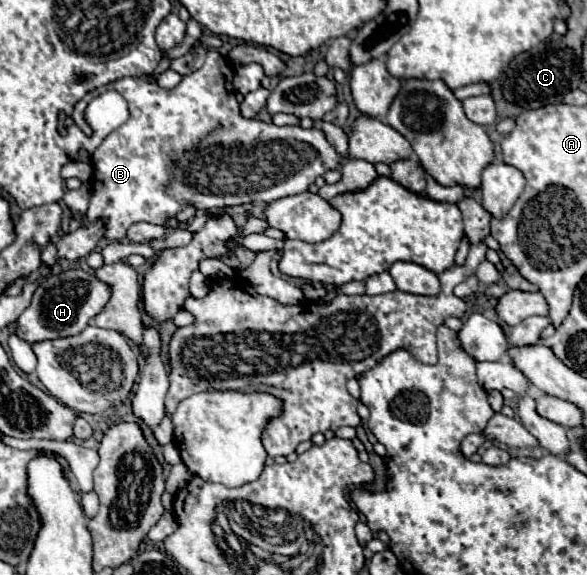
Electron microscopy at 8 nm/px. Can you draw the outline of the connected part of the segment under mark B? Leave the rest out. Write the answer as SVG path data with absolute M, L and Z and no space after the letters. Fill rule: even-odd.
M209 50L205 64L199 70L183 76L183 80L171 90L165 90L155 82L147 82L145 78L121 78L85 94L83 100L77 102L73 120L87 136L91 136L93 130L85 122L83 112L97 94L115 88L129 104L129 120L121 128L113 130L91 156L95 180L87 222L97 222L99 218L107 220L107 240L123 240L129 226L135 222L165 224L189 204L193 204L197 210L253 202L269 204L279 198L305 192L317 176L339 168L339 154L327 142L321 130L275 126L273 122L241 116L232 84L234 73L225 56ZM241 120L243 124L251 124L249 128L255 128L255 134L245 130L245 126L233 126ZM193 142L199 142L197 146L201 146L201 158L197 158L197 162L201 162L201 182L197 182L197 178L193 178L193 182L189 182L189 178L181 178L181 182L177 182L173 174L169 176L167 164L173 162L181 152L191 150Z

